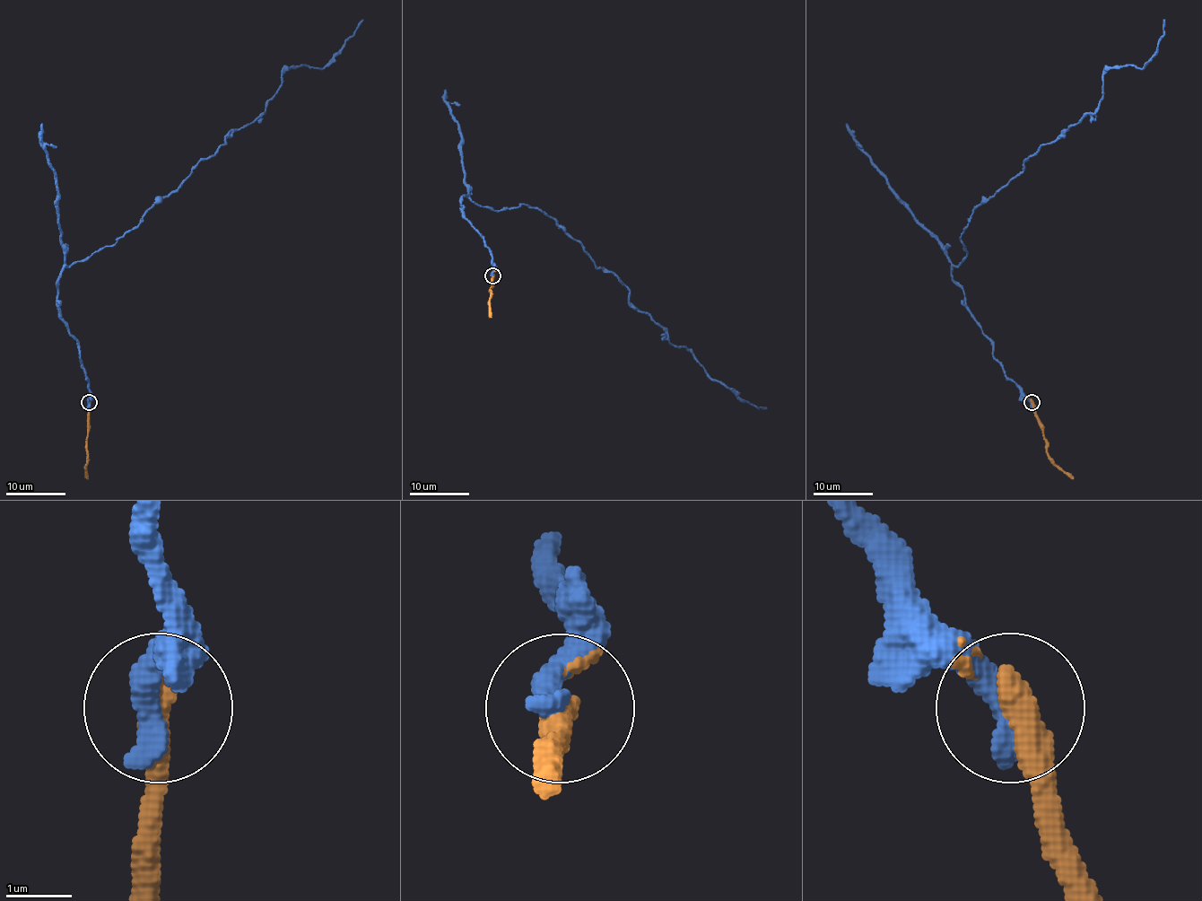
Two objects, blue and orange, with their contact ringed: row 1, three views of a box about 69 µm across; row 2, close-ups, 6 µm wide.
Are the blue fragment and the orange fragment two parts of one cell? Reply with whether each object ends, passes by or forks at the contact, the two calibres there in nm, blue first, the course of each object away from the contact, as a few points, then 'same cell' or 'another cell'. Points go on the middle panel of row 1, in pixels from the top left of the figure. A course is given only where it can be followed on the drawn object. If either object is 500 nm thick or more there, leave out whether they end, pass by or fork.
500/380 nm | blue via (493, 275), (463, 196), (550, 215), (672, 343), (766, 409) | orange via (493, 275), (491, 289), (492, 318) | same cell

